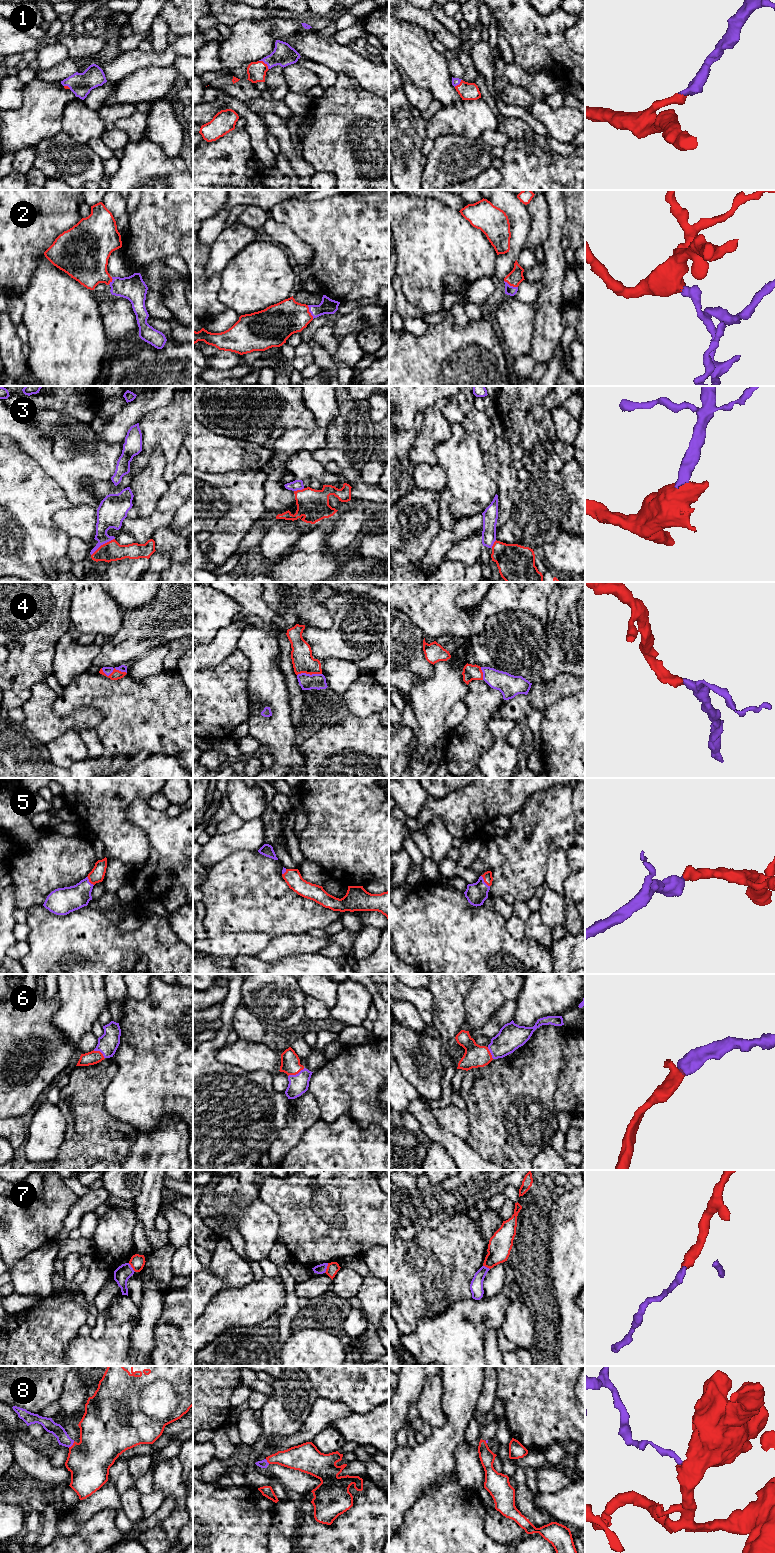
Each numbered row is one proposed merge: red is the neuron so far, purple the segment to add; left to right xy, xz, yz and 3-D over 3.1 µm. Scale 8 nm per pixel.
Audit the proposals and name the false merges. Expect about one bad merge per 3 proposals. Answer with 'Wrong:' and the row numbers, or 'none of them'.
Wrong: 3, 7, 8

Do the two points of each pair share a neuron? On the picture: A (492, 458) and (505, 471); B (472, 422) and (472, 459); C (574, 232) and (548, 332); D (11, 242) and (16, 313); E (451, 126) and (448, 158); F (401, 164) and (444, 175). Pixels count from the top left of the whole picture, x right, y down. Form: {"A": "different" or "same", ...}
{"A": "same", "B": "different", "C": "different", "D": "different", "E": "different", "F": "different"}

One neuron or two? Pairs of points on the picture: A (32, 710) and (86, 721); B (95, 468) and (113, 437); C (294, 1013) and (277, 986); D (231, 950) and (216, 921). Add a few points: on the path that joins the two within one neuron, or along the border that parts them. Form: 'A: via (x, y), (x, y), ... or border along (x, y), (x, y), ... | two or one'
A: via (45, 722), (73, 721) | one
B: border along (122, 443), (102, 443), (93, 451), (87, 452) | two
C: via (287, 1006), (277, 996), (277, 993) | one
D: border along (246, 931), (226, 932), (213, 937), (207, 937) | two

